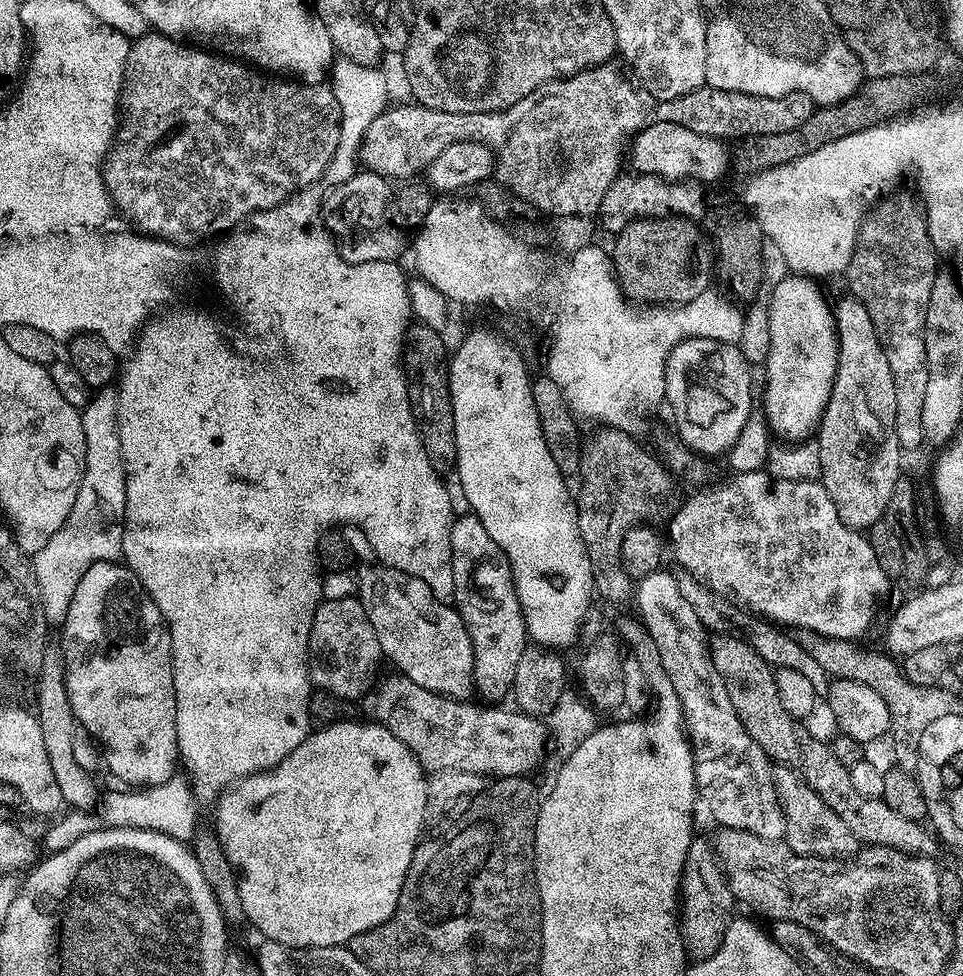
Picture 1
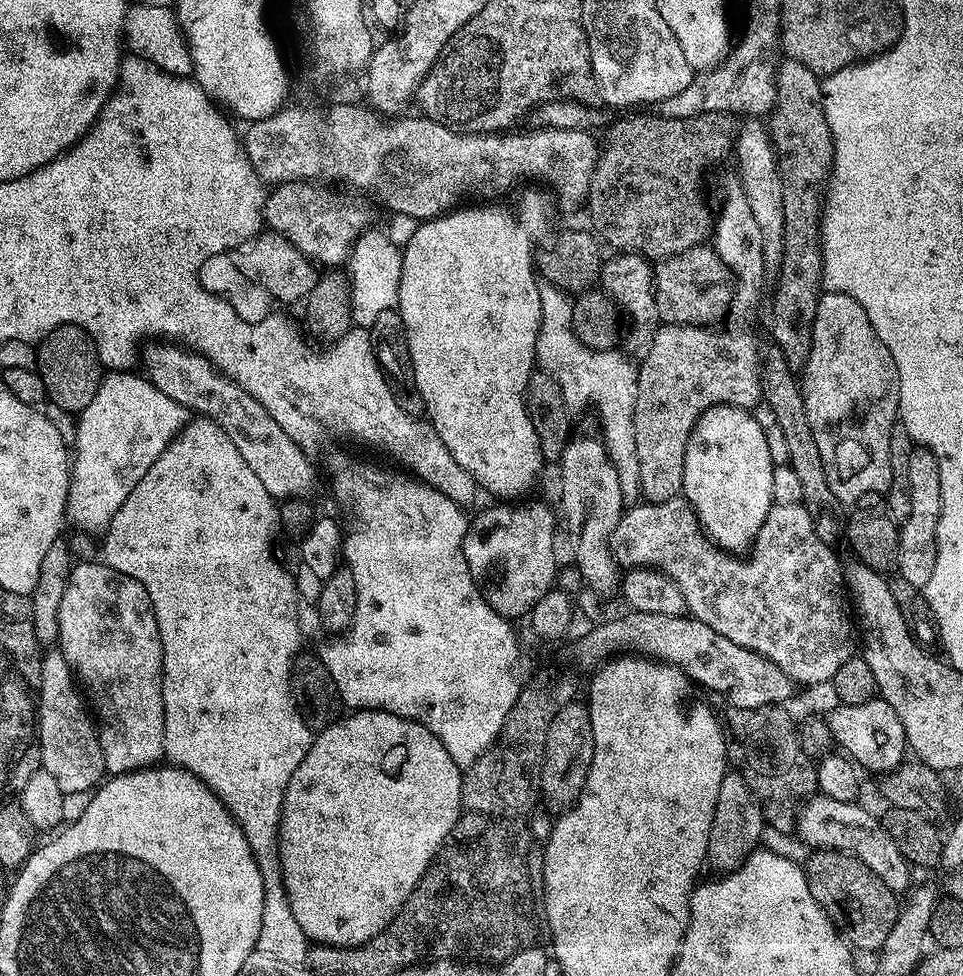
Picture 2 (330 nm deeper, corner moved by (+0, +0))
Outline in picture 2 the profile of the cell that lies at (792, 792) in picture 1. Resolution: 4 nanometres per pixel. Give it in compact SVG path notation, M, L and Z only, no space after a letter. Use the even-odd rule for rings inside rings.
M822 848L811 855L808 861L803 861L802 867L814 902L822 906L853 949L872 953L881 949L901 914L902 904L897 893L890 891L886 882L858 862L856 856L847 856L833 848Z

